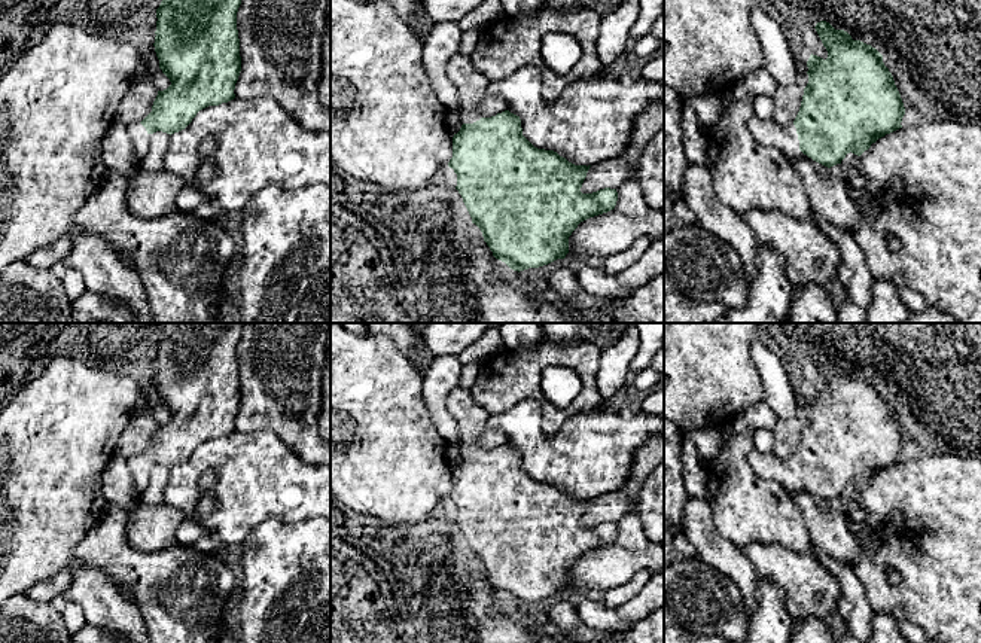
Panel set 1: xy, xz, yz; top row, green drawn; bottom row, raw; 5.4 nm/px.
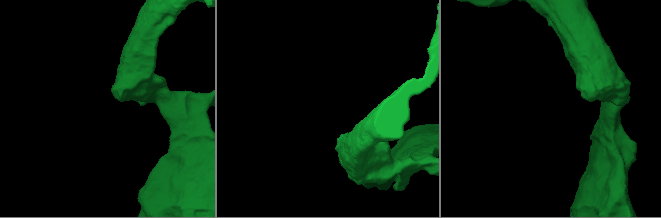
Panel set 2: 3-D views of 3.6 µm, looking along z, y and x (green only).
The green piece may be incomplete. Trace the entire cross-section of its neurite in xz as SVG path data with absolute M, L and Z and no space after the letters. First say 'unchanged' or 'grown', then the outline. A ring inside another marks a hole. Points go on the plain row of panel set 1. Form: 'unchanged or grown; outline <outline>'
grown; outline M453 387L447 408L457 420L457 445L463 455L453 470L448 500L457 508L456 522L493 589L518 606L564 592L569 586L569 570L578 558L615 542L616 522L582 527L581 521L591 499L575 499L554 484L534 481L523 469L520 450L509 444L482 451L479 439L487 430L485 421L490 415L475 405L467 388Z

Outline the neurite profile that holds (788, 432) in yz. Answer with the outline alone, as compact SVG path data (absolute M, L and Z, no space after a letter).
M796 415L779 418L773 430L773 454L779 458L793 457L804 429L804 421Z

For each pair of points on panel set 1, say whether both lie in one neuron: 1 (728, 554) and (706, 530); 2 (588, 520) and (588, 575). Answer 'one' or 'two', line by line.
1: one
2: two

